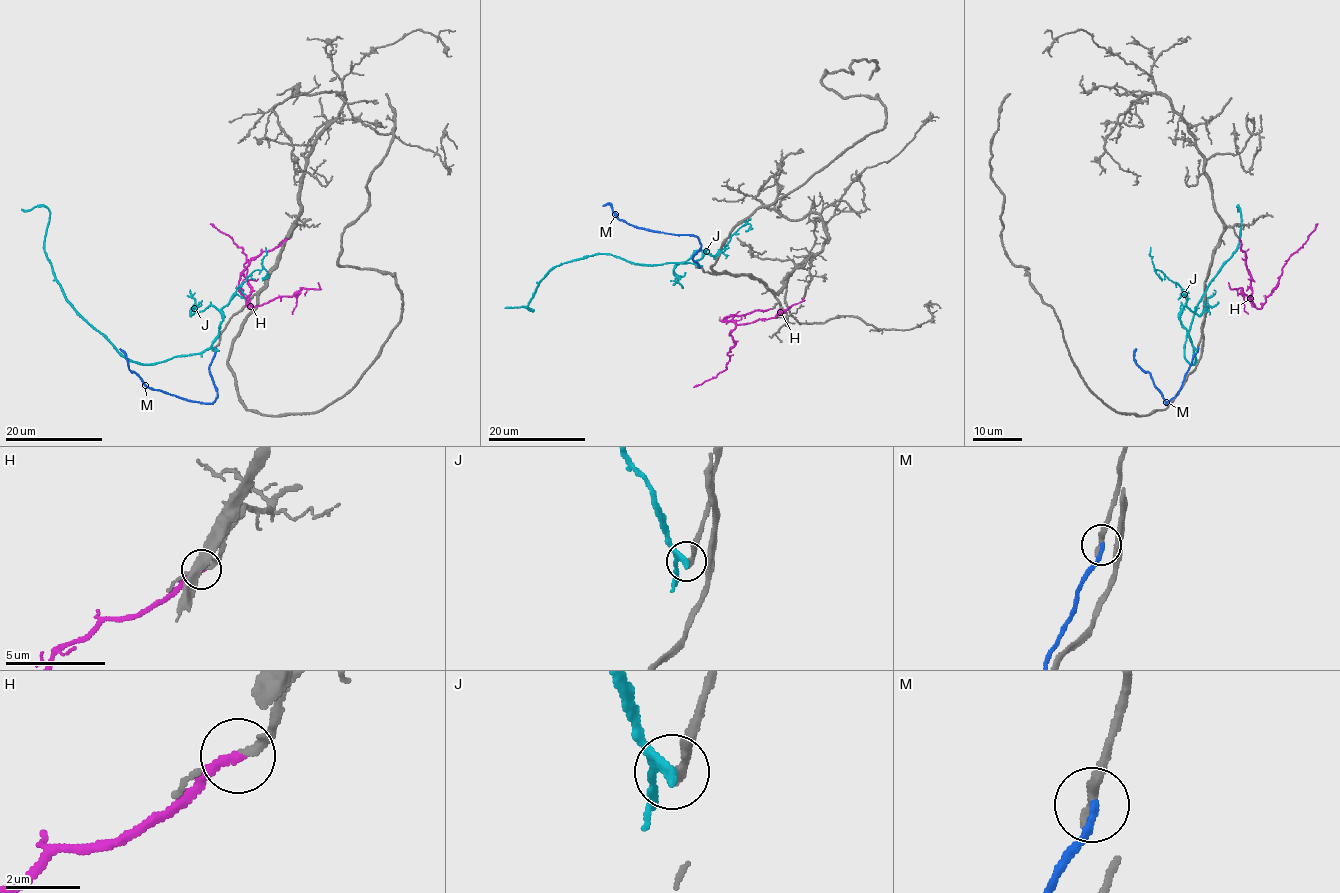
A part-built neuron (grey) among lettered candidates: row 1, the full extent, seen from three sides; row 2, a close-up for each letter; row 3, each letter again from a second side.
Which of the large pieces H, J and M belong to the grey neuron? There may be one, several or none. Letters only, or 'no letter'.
H

